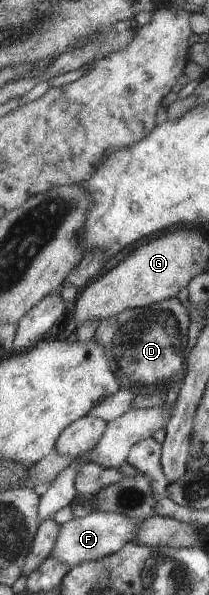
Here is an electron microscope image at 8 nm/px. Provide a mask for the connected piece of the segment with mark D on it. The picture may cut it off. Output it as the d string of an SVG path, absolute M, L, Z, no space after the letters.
M176 297L154 303L150 309L146 309L136 319L132 319L132 311L128 309L128 311L121 312L120 315L101 321L94 340L101 342L109 350L112 372L118 377L121 388L130 389L139 396L152 396L166 394L178 381L185 380L188 369L185 360L186 343L184 339L188 337L190 312Z

